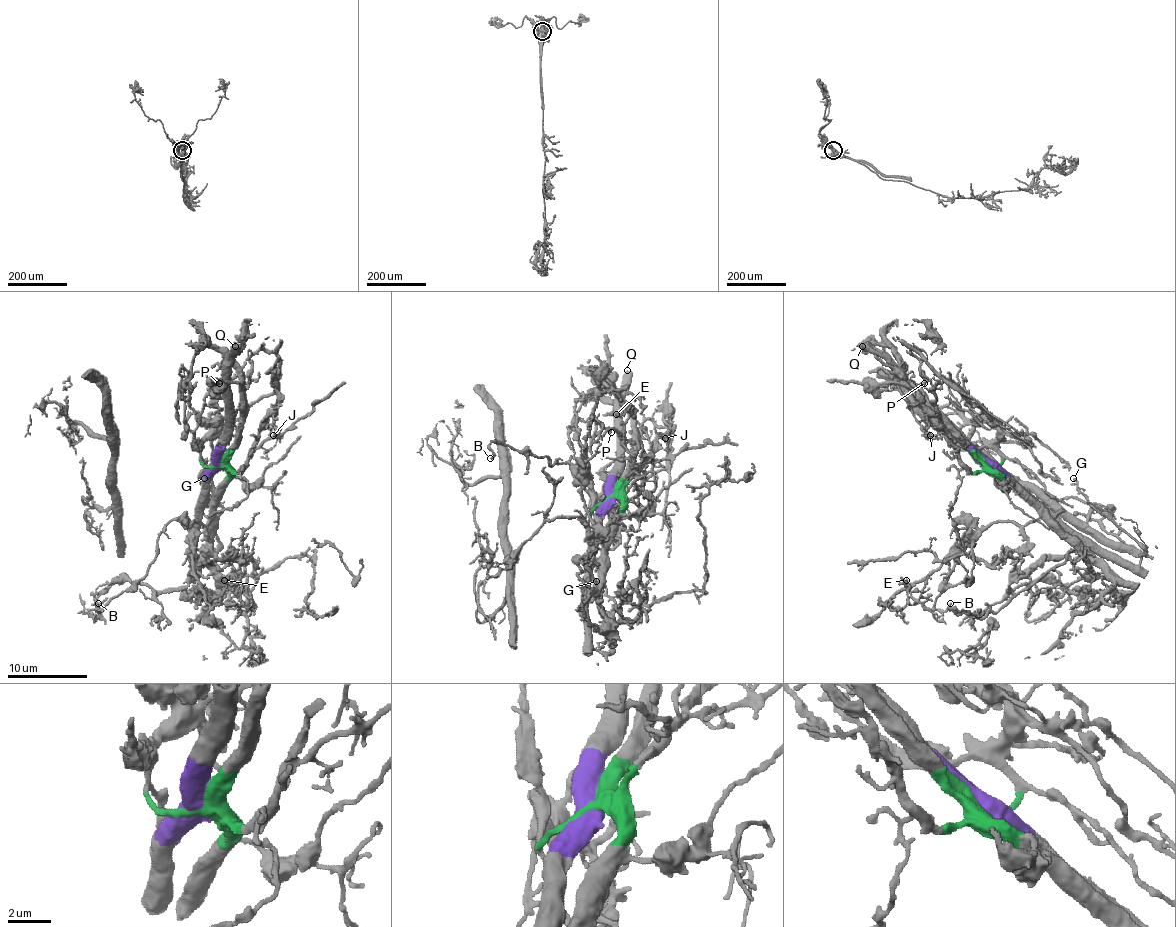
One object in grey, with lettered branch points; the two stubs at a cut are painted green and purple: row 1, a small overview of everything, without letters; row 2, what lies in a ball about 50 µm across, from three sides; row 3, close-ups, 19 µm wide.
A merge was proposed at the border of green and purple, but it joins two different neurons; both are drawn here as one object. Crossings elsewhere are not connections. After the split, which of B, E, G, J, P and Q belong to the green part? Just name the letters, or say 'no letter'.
B, E, J, P

